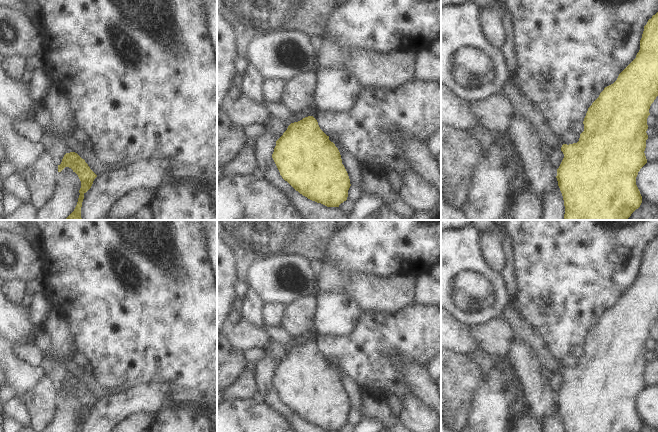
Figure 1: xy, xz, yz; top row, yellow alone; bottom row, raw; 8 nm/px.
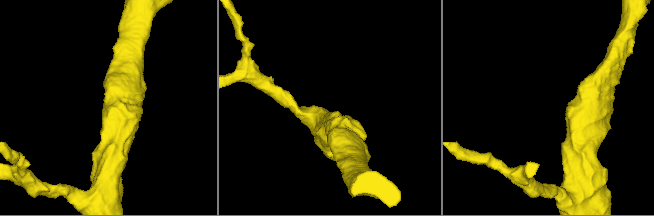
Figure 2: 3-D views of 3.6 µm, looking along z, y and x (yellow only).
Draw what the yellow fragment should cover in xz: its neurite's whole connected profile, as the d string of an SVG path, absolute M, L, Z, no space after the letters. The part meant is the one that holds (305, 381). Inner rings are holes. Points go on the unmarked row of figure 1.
M313 329L309 333L311 338L308 341L291 347L276 365L272 382L282 402L300 418L327 431L339 431L347 424L350 403L338 372L318 349L318 334Z

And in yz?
M658 236L644 250L636 282L588 332L583 345L584 355L577 367L564 368L512 303L507 306L504 318L512 325L514 339L527 344L551 374L560 373L563 376L564 382L557 393L556 402L565 432L640 431L642 420L636 409L636 401L647 387L644 377L648 363L647 342L650 330L658 320Z

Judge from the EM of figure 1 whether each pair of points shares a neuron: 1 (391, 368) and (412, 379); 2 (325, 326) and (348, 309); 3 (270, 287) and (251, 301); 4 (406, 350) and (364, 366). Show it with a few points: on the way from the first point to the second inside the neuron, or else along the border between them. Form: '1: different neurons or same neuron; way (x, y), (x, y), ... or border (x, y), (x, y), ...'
1: different neurons; border (416, 363), (403, 370), (403, 380), (412, 393)
2: same neuron; way (331, 320), (337, 314), (342, 313)
3: different neurons; border (248, 287), (265, 304)
4: same neuron; way (396, 346), (384, 346), (374, 356)

